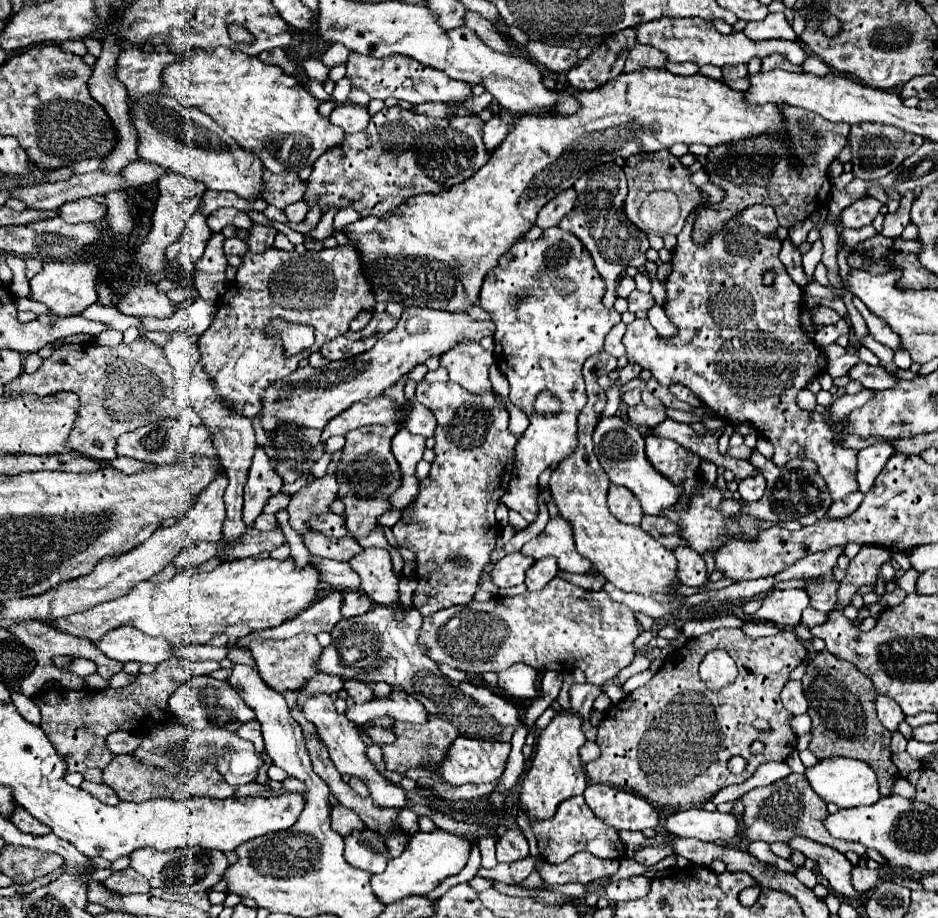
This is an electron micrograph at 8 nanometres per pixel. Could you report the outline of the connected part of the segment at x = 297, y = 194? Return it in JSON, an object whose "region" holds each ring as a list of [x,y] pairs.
{"region":[[[264,172],[264,194],[266,194],[266,202],[276,206],[276,208],[286,208],[298,200],[302,200],[304,192],[306,192],[306,182],[302,182],[298,178],[298,174],[272,174],[272,172]]]}

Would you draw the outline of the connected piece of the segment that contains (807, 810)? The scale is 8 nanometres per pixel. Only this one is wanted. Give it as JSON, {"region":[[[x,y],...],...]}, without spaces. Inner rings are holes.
{"region":[[[792,772],[790,776],[770,784],[770,786],[754,788],[752,792],[746,794],[746,840],[748,842],[764,840],[764,842],[790,844],[790,840],[796,838],[796,834],[800,834],[800,836],[820,842],[824,846],[832,846],[840,852],[852,850],[858,856],[862,856],[866,852],[866,848],[856,842],[844,842],[844,840],[832,838],[824,826],[824,816],[828,816],[826,802],[814,794],[814,790],[810,788],[804,774]]]}

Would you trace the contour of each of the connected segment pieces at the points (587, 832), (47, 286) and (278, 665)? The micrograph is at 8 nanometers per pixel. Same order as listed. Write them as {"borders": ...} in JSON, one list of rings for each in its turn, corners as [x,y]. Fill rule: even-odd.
{"borders":[[[[584,796],[564,800],[552,818],[534,820],[530,822],[530,826],[538,840],[538,850],[542,858],[550,864],[560,864],[582,850],[600,858],[624,858],[624,844],[620,842],[616,830],[612,830],[608,824],[604,824],[600,818],[592,814],[588,804],[584,802]]],[[[96,260],[92,262],[46,262],[42,272],[30,280],[30,300],[44,304],[52,316],[74,316],[98,300],[96,296]]],[[[298,634],[288,640],[254,640],[250,646],[260,678],[278,694],[300,690],[310,678],[320,674],[316,670],[316,658],[320,658],[320,642],[312,634]]]]}

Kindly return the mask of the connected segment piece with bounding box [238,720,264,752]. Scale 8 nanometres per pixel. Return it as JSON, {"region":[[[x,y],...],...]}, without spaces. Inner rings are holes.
{"region":[[[246,722],[246,724],[242,724],[240,726],[240,730],[238,730],[238,734],[240,734],[240,738],[246,738],[246,740],[250,740],[256,748],[258,748],[258,752],[264,752],[264,740],[262,740],[262,730],[260,730],[260,722]]]}

